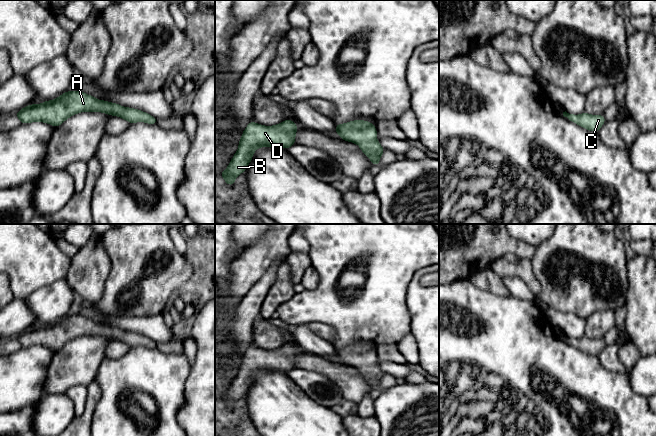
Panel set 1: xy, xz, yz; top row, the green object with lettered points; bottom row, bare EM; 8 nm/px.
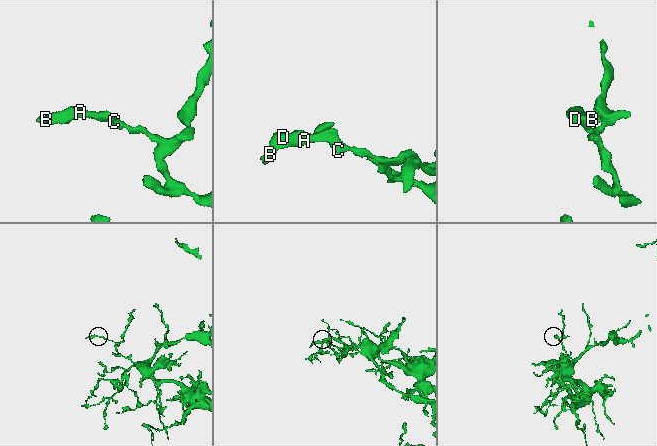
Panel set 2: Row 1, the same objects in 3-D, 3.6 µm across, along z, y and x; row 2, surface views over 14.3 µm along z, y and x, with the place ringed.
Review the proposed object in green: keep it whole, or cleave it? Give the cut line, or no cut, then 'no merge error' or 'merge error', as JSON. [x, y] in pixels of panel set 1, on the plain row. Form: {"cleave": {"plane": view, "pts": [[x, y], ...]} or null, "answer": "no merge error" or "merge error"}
{"cleave": null, "answer": "no merge error"}

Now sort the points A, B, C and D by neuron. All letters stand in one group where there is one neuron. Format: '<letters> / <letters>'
A B C D

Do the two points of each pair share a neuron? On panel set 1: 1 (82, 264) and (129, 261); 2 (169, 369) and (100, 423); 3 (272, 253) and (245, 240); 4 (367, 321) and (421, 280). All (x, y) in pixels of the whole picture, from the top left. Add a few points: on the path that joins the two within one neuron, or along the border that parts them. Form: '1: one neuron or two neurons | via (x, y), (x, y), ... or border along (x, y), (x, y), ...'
1: two neurons | border along (101, 240), (110, 261), (110, 272), (105, 285)
2: one neuron | via (147, 372), (133, 372), (112, 393), (110, 401)
3: two neurons | border along (265, 234), (257, 243), (246, 249)
4: two neurons | border along (418, 270), (413, 275), (406, 294), (408, 314)

